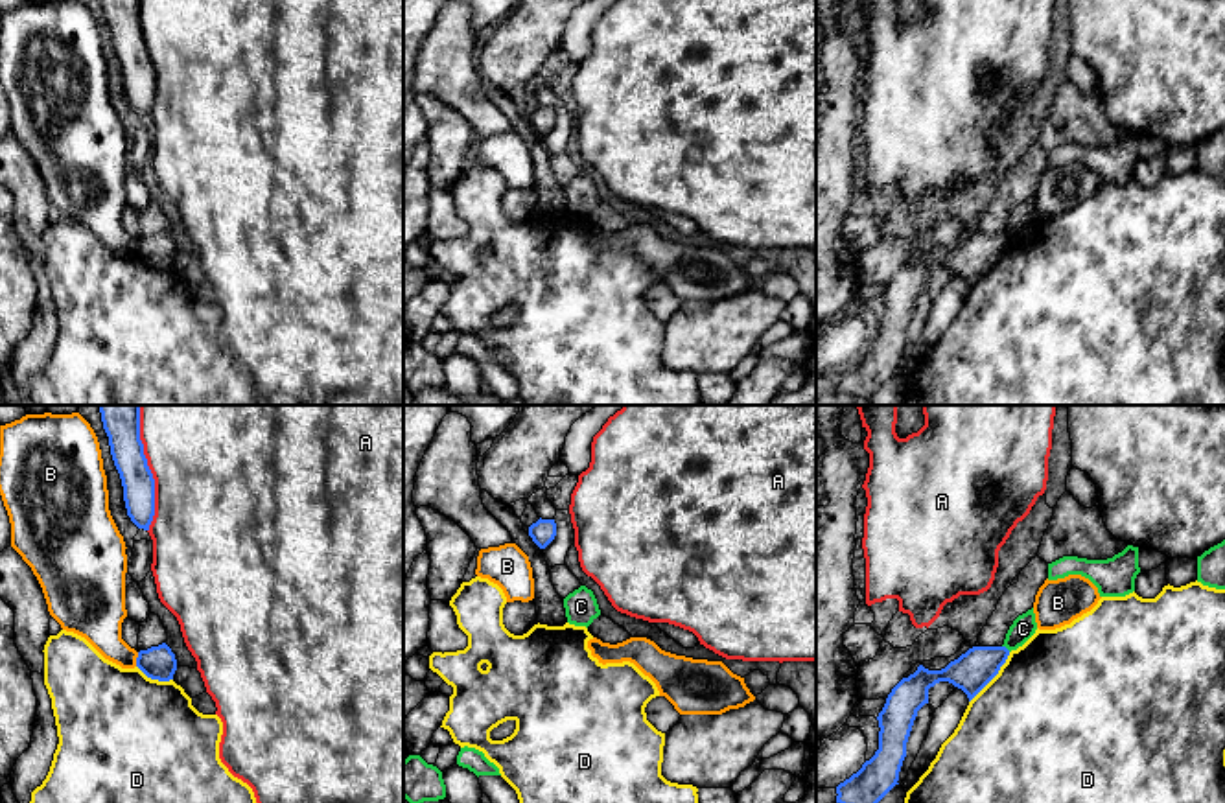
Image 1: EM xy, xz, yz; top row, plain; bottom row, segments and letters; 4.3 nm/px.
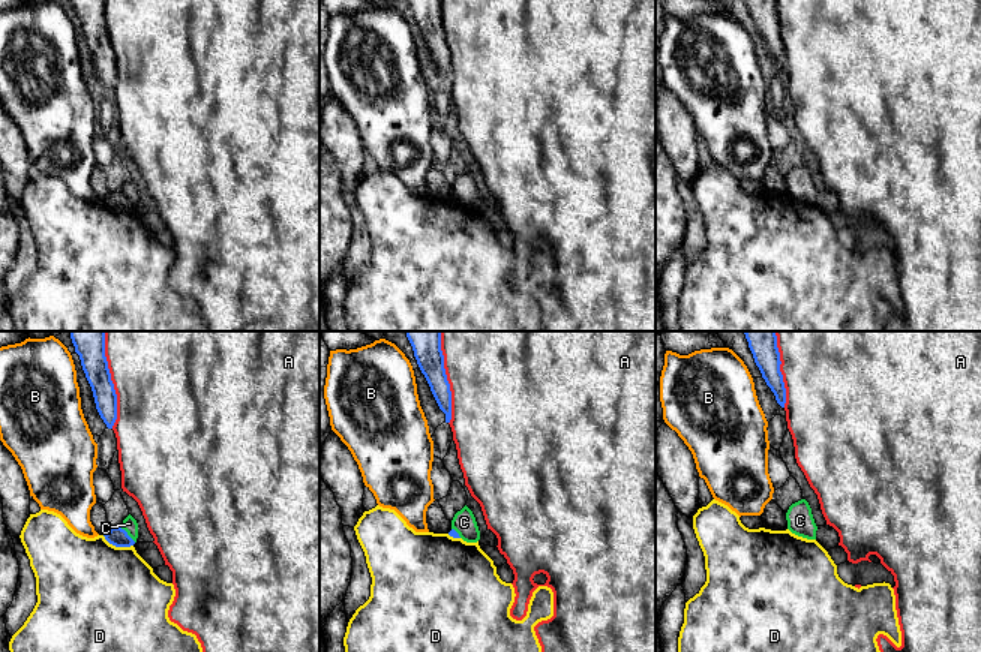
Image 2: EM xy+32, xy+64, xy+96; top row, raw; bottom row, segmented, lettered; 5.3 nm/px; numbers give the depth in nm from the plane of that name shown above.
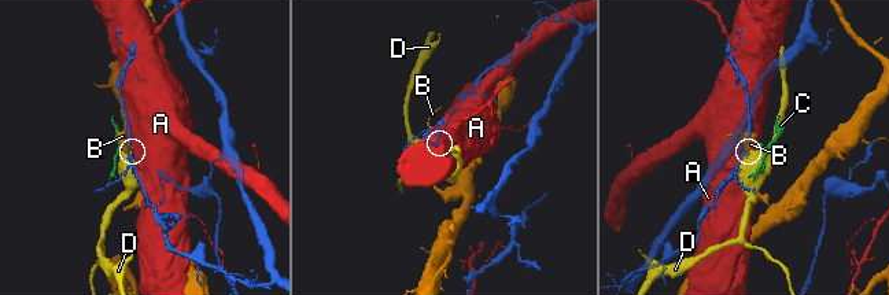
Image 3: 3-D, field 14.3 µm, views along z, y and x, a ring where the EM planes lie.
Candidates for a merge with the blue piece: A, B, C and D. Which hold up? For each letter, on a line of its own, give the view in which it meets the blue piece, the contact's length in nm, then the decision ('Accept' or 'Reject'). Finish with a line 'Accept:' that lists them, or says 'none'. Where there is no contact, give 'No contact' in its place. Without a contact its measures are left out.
A: Touches blue in xy. Shared border 500 nm. Reject
B: Touches blue in xy. Shared border 70 nm. Reject
C: Touches blue in yz. Shared border 50 nm. Reject
D: Touches blue in yz. Shared border 280 nm. Reject
Accept: none

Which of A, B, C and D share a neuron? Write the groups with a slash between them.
A / B / C / D

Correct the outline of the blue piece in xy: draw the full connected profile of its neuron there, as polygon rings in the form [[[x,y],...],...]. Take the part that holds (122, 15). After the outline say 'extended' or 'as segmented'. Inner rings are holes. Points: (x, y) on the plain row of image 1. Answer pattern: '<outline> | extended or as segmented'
[[[101,0],[111,42],[123,74],[123,88],[131,109],[144,118],[155,103],[155,66],[140,28],[140,0]]] | as segmented

